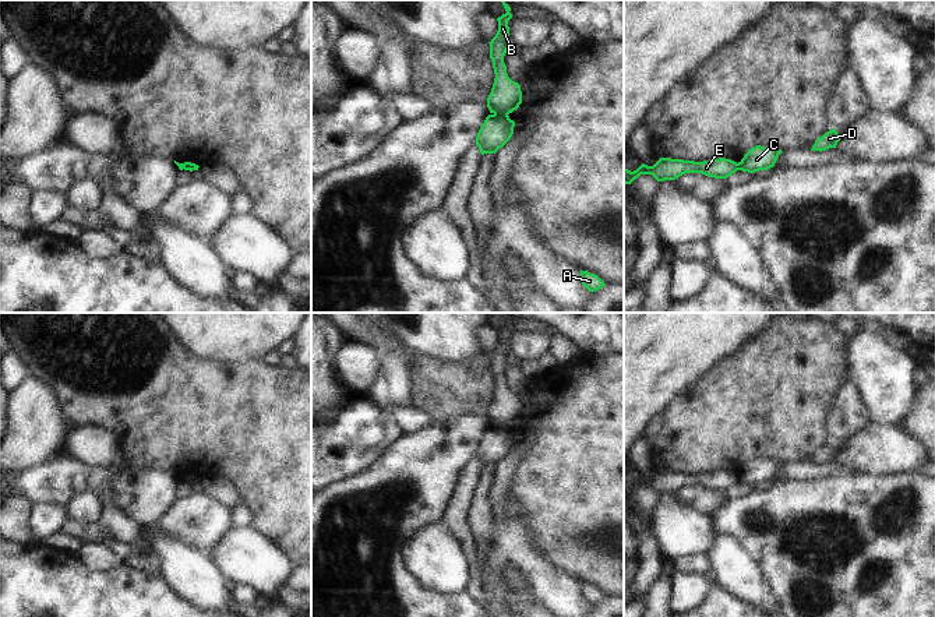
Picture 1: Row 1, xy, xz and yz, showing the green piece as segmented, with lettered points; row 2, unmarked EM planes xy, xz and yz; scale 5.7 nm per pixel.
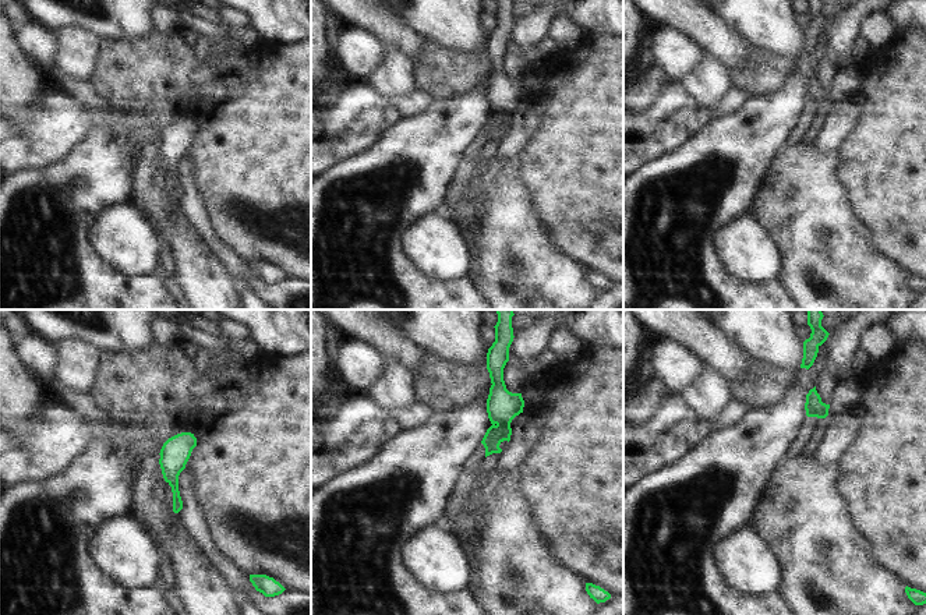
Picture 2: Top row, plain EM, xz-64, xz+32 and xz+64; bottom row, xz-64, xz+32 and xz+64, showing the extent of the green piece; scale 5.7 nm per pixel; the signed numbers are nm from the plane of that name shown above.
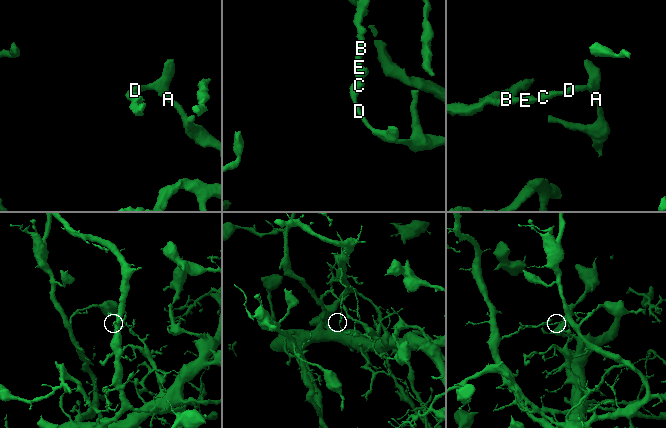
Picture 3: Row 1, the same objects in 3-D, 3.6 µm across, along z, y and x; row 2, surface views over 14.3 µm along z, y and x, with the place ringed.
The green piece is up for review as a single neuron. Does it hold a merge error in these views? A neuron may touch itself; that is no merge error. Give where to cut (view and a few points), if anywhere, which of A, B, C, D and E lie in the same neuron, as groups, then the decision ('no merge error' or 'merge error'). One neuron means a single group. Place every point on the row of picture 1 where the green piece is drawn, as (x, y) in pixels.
cut xz (494, 113), (507, 115); groups A C D / B E; merge error

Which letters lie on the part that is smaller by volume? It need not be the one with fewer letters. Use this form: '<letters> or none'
B, E

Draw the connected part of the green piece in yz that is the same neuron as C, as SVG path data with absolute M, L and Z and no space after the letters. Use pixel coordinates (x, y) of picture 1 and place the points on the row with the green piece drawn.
M756 145L738 162L738 170L748 173L768 170L775 166L780 154L783 154L781 149Z

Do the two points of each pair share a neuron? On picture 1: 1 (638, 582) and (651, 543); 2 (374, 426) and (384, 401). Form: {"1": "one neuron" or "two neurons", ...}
{"1": "one neuron", "2": "two neurons"}

